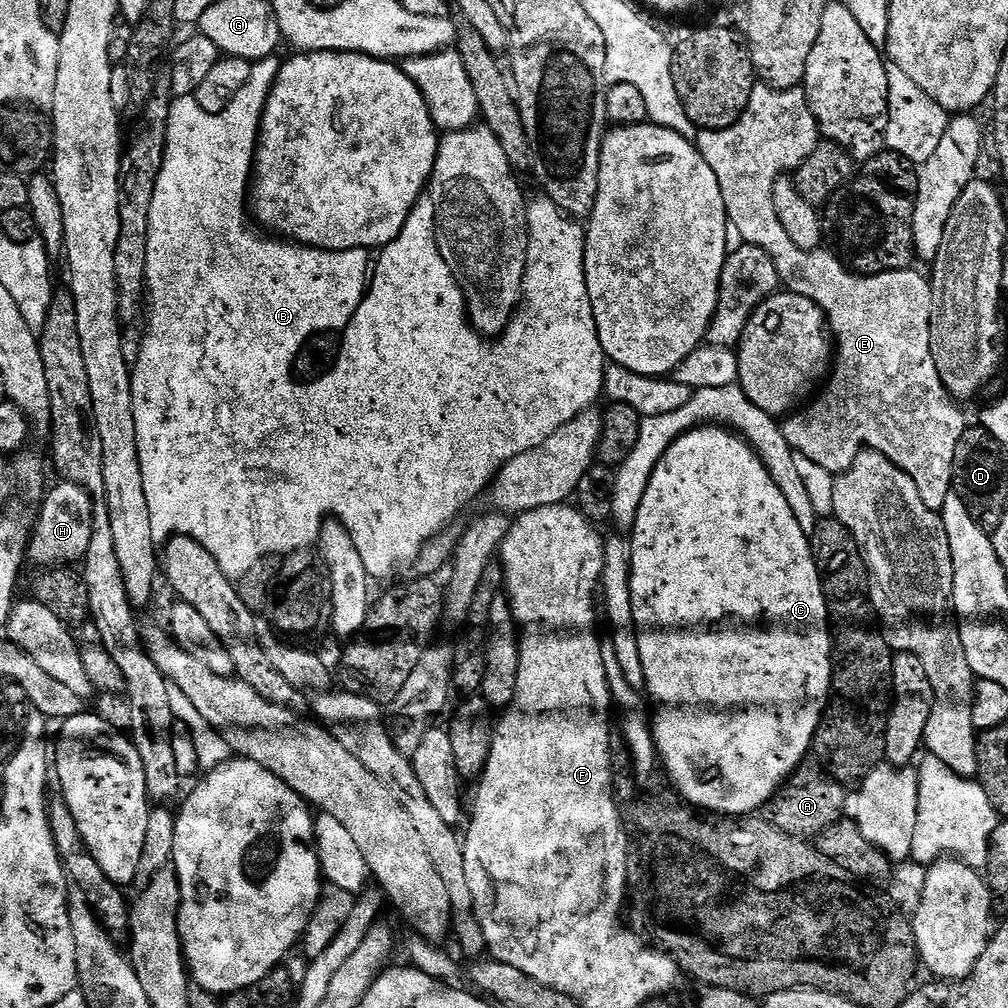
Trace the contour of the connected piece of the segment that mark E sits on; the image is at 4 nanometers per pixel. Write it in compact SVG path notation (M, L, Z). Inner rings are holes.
M763 82L757 83L756 89L750 94L750 102L746 106L746 110L740 115L736 124L730 125L729 128L701 131L695 137L694 143L700 149L700 153L706 158L706 162L710 162L710 170L714 170L714 174L718 178L718 186L722 190L722 198L726 202L728 223L734 229L735 235L737 232L741 236L739 239L743 243L750 246L758 246L766 254L770 254L770 258L780 275L781 283L787 291L794 294L802 294L802 298L810 298L810 302L814 302L823 312L828 314L828 325L832 328L835 344L834 363L819 395L807 406L791 413L783 421L782 427L786 434L786 442L790 442L792 451L796 454L806 454L806 458L810 458L810 462L815 462L817 466L822 466L822 470L833 474L850 470L850 466L854 466L854 458L858 458L858 454L865 450L886 454L886 458L890 458L890 462L894 462L894 466L906 470L906 474L910 474L910 478L914 478L914 486L918 486L918 494L922 494L922 502L926 502L926 506L930 506L932 512L943 513L946 506L946 498L952 492L954 450L958 450L958 438L962 438L966 421L964 421L963 414L960 413L961 405L953 400L952 395L948 393L942 378L938 374L938 366L934 366L934 354L930 350L932 286L929 277L927 275L919 276L916 270L876 272L873 276L861 276L859 272L852 271L835 251L829 250L829 252L824 252L825 250L817 250L815 252L807 252L798 246L794 246L794 242L790 242L790 234L786 234L786 230L782 227L782 222L778 222L778 214L774 214L774 182L780 179L785 170L795 170L801 164L806 163L810 158L810 154L814 154L814 150L819 148L822 143L820 127L810 110L810 106L806 102L803 87L791 88L790 90L782 90L780 92L777 88L770 88Z

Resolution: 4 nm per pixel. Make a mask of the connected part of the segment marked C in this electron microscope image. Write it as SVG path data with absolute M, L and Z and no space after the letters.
M701 426L689 432L683 432L666 450L666 454L662 454L658 466L654 466L654 470L650 474L650 482L646 486L646 494L642 494L642 506L638 506L636 524L630 529L630 539L632 542L630 602L634 606L634 626L636 627L636 637L638 638L638 654L642 654L644 688L650 697L652 733L654 734L654 742L660 755L663 771L665 773L668 771L668 776L672 779L671 787L680 797L689 801L693 808L705 814L714 810L715 815L718 816L751 817L763 809L764 805L775 796L776 791L783 786L785 780L795 772L796 767L804 763L806 757L812 752L812 739L818 730L818 722L822 718L824 708L828 704L828 698L832 690L832 679L828 676L828 644L832 640L832 633L828 623L828 606L830 601L822 590L818 566L812 553L814 547L813 541L808 541L811 540L809 533L804 532L798 522L798 518L794 518L794 514L786 502L786 497L782 495L782 490L778 490L778 486L774 482L770 470L766 470L766 466L759 454L749 446L743 436L723 426Z

